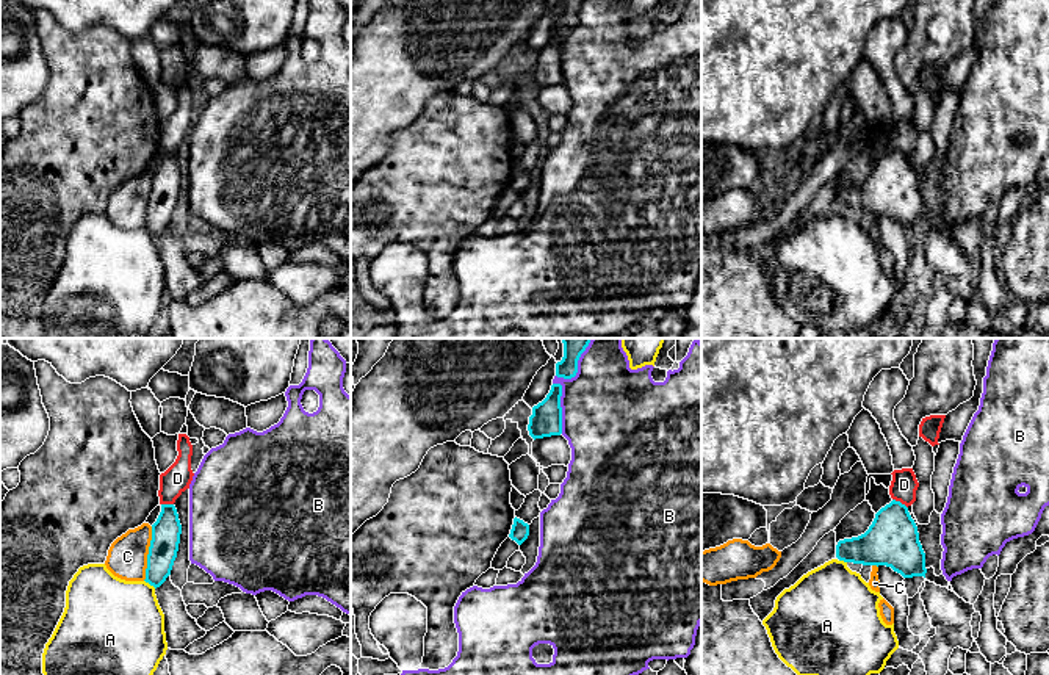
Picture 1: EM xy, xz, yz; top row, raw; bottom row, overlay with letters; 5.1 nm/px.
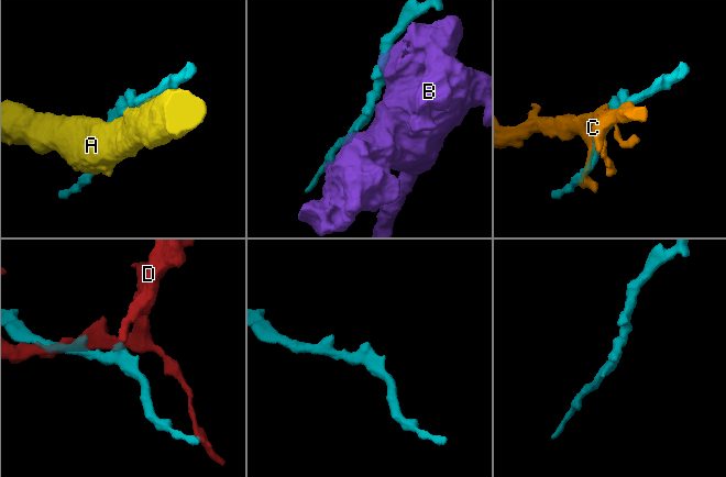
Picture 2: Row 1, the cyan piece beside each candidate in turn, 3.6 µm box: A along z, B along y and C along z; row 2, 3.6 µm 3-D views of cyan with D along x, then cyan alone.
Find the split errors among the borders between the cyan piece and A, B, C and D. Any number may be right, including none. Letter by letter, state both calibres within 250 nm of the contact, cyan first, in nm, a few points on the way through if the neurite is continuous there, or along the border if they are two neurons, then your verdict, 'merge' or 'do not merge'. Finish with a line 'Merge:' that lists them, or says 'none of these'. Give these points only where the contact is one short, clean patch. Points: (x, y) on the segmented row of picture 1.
A: 150/440 nm | do not merge
B: 140/440 nm | do not merge
C: 150/200 nm | do not merge
D: 260/140 nm | along yz (893, 498), (907, 508) | do not merge
Merge: none of these

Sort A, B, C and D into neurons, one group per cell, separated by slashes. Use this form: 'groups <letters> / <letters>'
groups A / B / C / D

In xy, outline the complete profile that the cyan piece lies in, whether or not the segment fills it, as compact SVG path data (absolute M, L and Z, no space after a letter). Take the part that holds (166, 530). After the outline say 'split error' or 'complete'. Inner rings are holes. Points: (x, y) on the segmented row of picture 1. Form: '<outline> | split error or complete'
M161 504L161 512L152 525L152 540L147 554L146 583L160 587L171 575L180 543L182 525L174 504Z | complete

